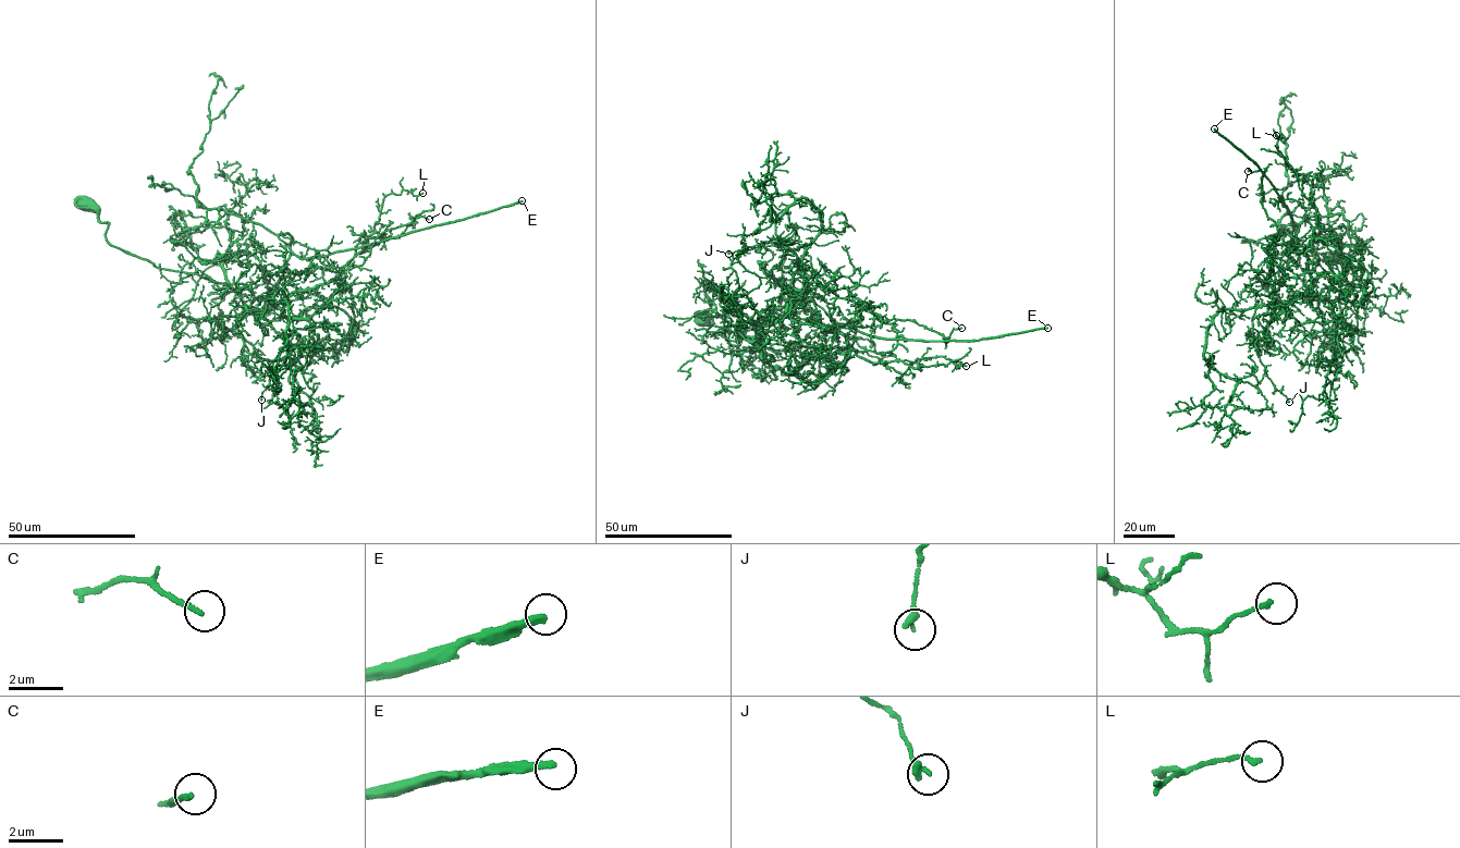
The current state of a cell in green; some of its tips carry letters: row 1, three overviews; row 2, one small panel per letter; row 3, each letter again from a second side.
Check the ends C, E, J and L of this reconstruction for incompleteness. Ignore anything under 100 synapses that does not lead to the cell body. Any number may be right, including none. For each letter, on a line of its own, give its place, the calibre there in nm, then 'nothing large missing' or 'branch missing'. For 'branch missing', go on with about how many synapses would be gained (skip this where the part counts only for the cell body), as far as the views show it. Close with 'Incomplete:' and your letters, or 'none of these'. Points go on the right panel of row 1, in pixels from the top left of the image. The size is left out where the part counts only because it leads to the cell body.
C: place (1248, 171); calibre 170 nm; nothing large missing
E: place (1214, 128); calibre 280 nm; branch missing; 300 synapses
J: place (1289, 402); calibre 240 nm; nothing large missing
L: place (1276, 135); calibre 160 nm; nothing large missing
Incomplete: E

